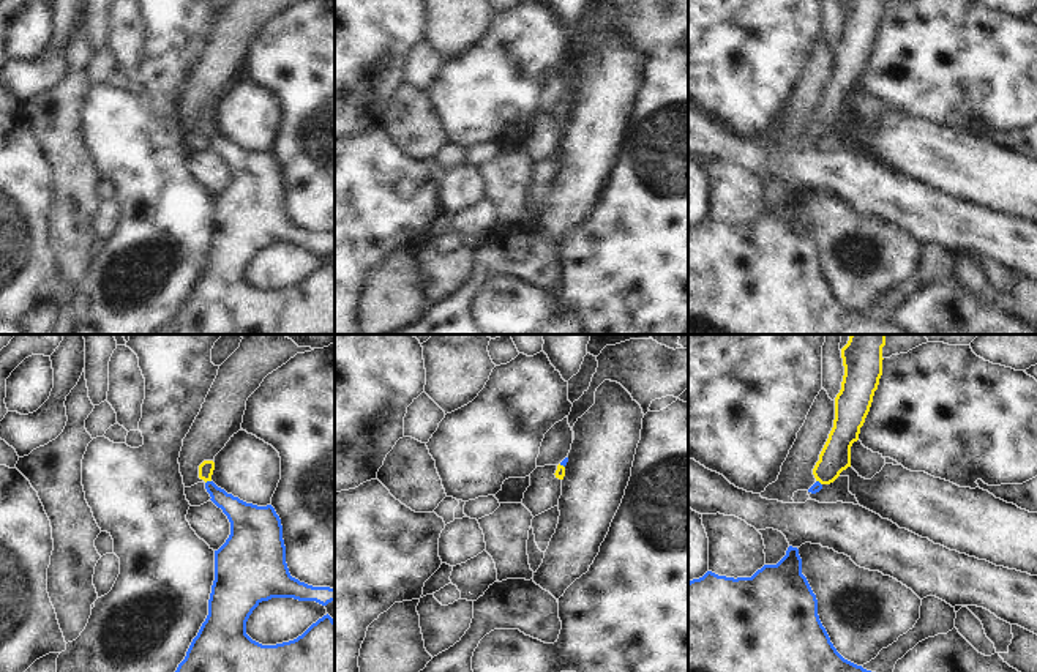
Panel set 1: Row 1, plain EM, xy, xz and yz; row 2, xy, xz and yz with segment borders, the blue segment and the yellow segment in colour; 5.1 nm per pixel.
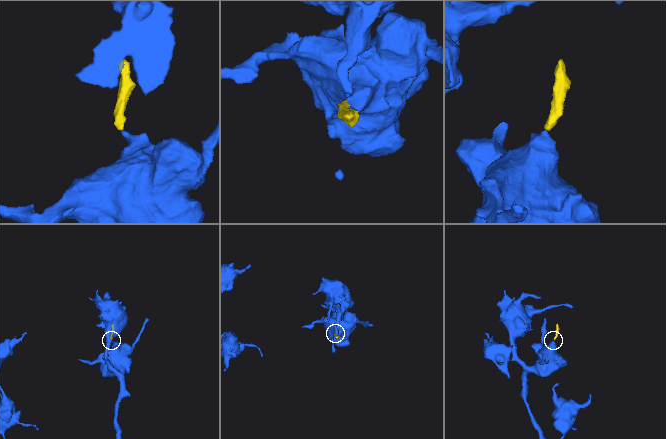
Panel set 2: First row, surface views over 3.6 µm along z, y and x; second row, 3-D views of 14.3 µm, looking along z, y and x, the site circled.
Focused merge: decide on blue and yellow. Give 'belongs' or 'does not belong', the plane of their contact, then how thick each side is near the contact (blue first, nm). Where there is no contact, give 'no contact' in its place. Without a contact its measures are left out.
belongs; contact in xy; calibres 140 and 80 nm

